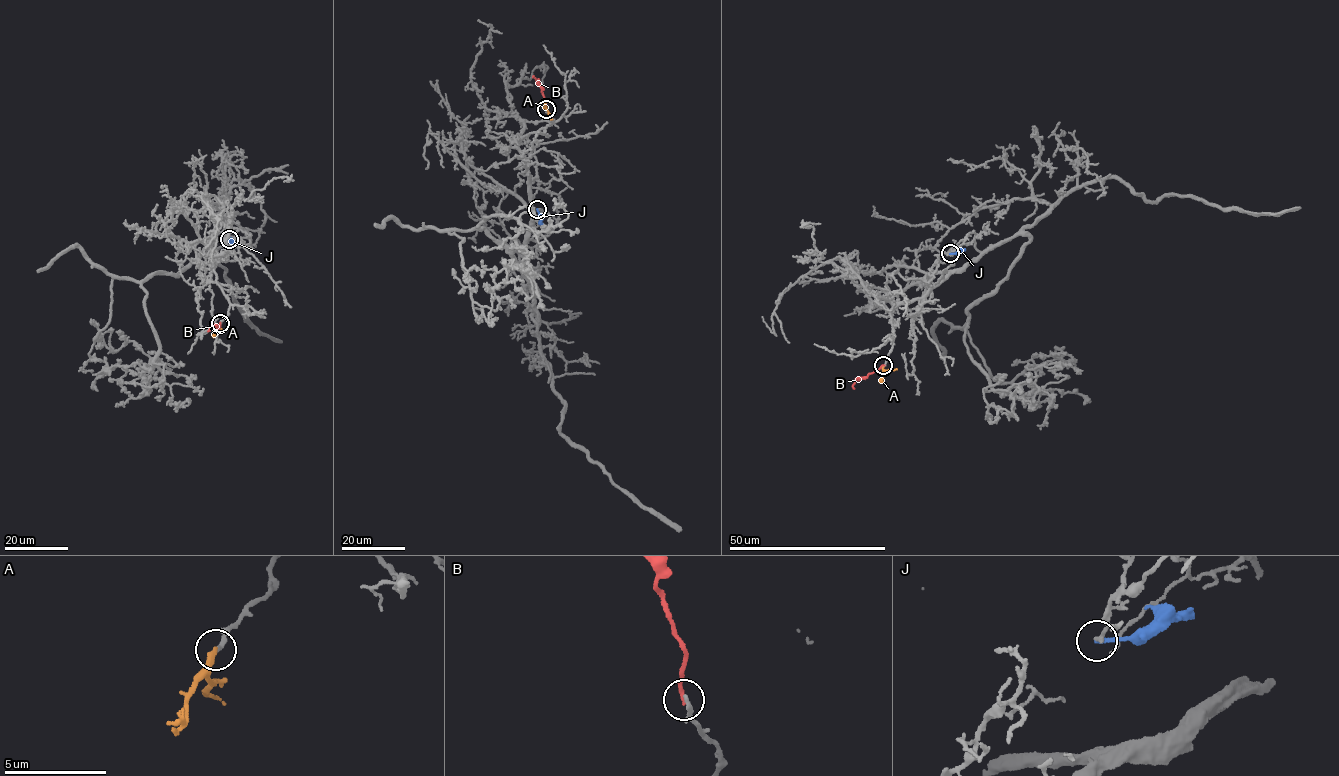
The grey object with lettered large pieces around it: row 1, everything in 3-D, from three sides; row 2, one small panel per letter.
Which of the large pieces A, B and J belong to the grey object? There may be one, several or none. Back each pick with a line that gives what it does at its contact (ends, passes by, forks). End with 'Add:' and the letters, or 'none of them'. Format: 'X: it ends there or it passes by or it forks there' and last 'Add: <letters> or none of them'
A: it ends there
Add: A

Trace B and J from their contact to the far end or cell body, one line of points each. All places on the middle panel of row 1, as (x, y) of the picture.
B: (546, 109), (541, 88), (532, 77)
J: (536, 208), (541, 224)

